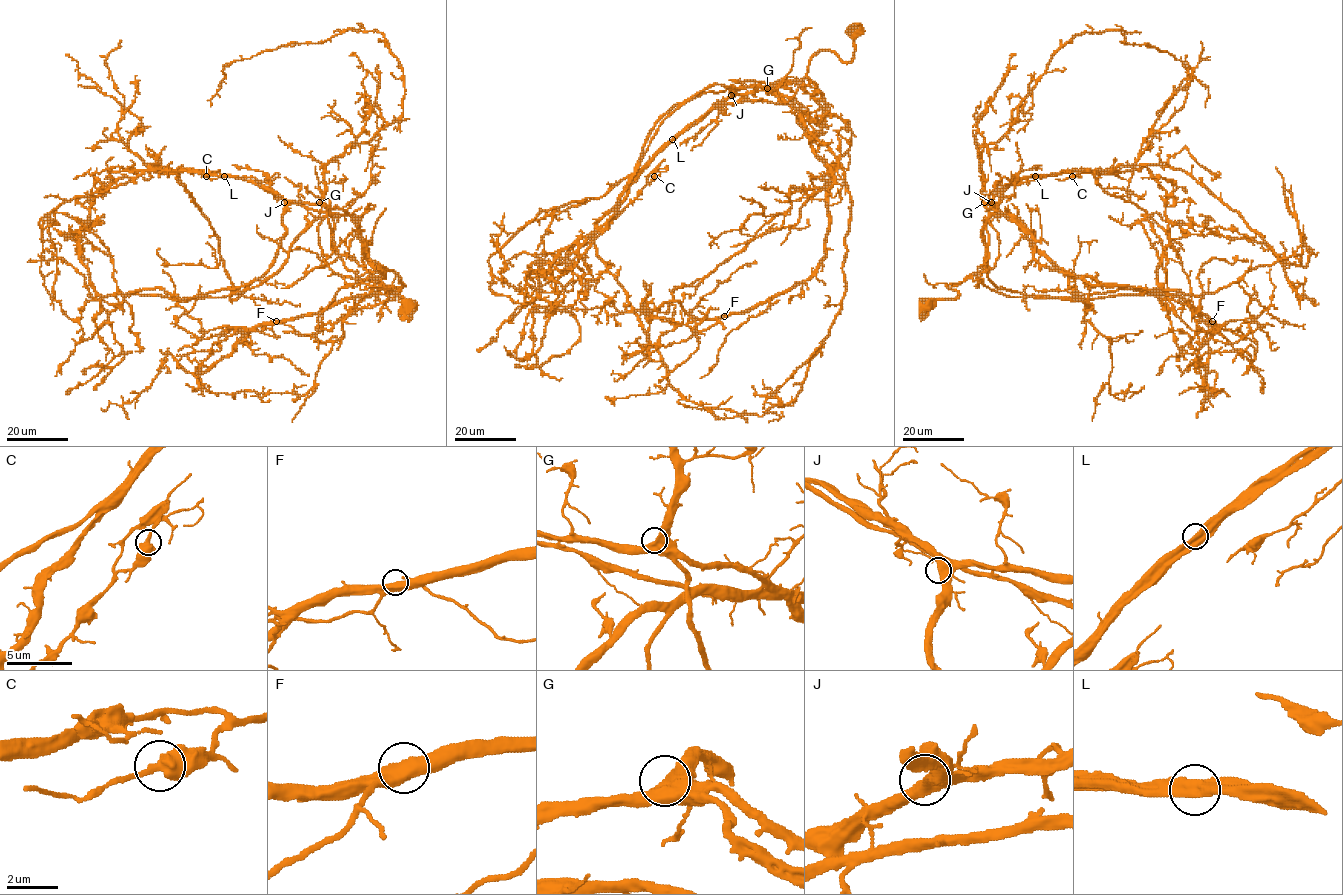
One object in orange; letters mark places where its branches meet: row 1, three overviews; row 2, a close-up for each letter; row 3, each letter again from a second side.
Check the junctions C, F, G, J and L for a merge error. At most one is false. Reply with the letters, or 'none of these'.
L

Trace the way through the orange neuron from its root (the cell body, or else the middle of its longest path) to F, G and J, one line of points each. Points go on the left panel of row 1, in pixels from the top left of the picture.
F: (407, 305), (345, 266), (329, 214), (351, 217), (364, 255), (384, 272), (382, 286), (276, 321)
G: (407, 305), (407, 299), (395, 291), (363, 284), (345, 266), (334, 242), (327, 211), (319, 202)
J: (407, 305), (407, 299), (395, 291), (363, 284), (345, 266), (334, 242), (327, 211), (322, 205), (284, 202)

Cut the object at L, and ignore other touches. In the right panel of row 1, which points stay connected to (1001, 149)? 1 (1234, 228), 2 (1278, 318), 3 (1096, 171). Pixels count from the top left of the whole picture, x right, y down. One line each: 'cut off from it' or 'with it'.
1: with it
2: with it
3: with it

